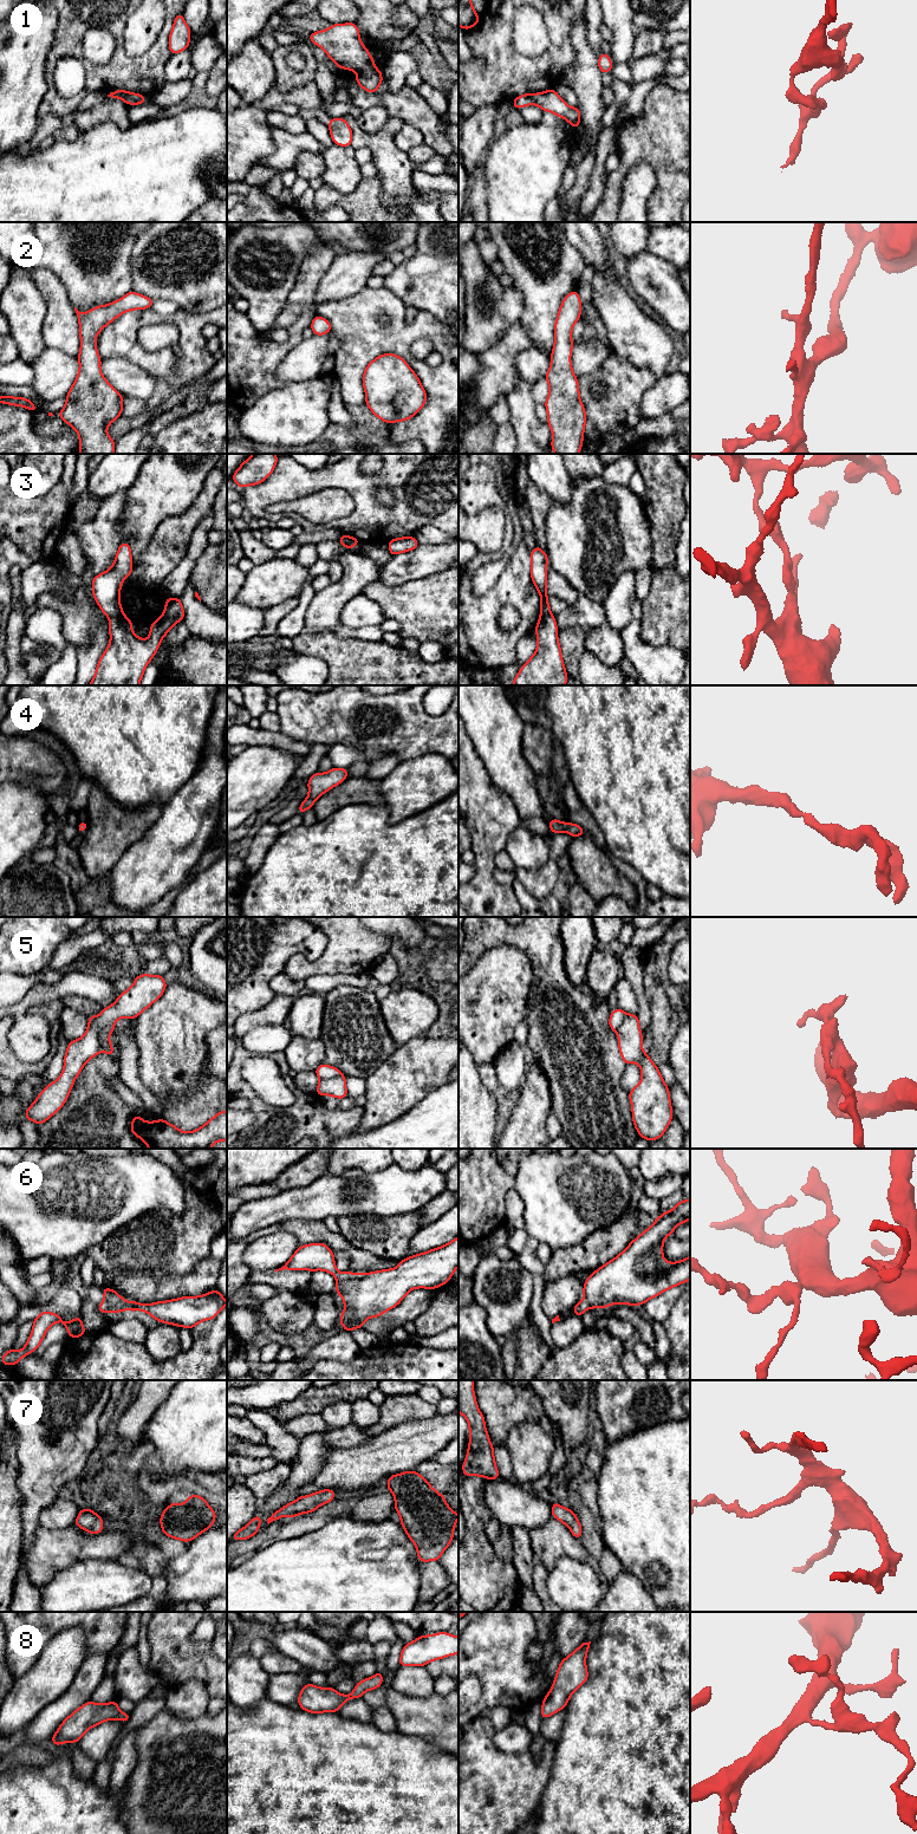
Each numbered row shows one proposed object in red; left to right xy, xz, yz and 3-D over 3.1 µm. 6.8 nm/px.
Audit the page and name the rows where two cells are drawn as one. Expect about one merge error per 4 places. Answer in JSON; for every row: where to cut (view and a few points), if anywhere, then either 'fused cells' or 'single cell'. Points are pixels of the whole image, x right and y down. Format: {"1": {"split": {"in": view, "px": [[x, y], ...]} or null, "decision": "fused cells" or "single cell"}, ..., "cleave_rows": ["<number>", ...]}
{"1": {"split": {"in": "xz", "px": [[374, 65], [369, 65], [358, 72]]}, "decision": "fused cells"}, "2": {"split": null, "decision": "single cell"}, "3": {"split": {"in": "xy", "px": [[121, 612], [110, 618]]}, "decision": "fused cells"}, "4": {"split": null, "decision": "single cell"}, "5": {"split": {"in": "xy", "px": [[111, 1025], [105, 1025], [99, 1029], [98, 1051]]}, "decision": "fused cells"}, "6": {"split": null, "decision": "single cell"}, "7": {"split": null, "decision": "single cell"}, "8": {"split": null, "decision": "single cell"}, "cleave_rows": ["1", "3", "5"]}

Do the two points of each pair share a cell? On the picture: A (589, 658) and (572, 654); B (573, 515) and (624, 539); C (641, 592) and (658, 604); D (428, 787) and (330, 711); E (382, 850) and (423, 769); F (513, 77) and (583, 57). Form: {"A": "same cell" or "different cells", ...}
{"A": "different cells", "B": "same cell", "C": "different cells", "D": "different cells", "E": "different cells", "F": "different cells"}

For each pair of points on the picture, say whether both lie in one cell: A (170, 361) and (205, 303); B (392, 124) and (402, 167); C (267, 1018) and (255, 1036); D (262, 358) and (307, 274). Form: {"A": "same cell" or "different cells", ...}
{"A": "different cells", "B": "same cell", "C": "different cells", "D": "same cell"}

